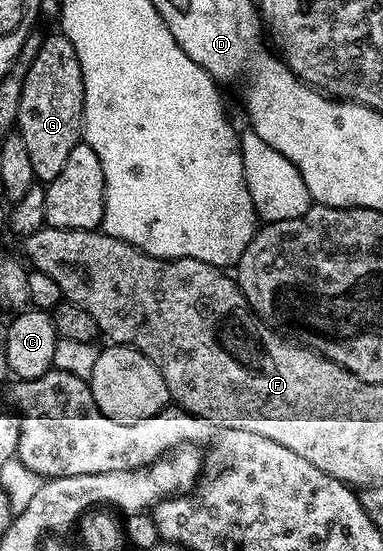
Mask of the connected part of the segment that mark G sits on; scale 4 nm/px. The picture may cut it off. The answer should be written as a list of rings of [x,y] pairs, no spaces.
[[[64,34],[56,35],[46,35],[41,41],[39,54],[25,75],[17,115],[16,131],[27,145],[33,175],[41,182],[53,180],[67,166],[67,158],[78,151],[85,118],[85,87],[75,46]]]

